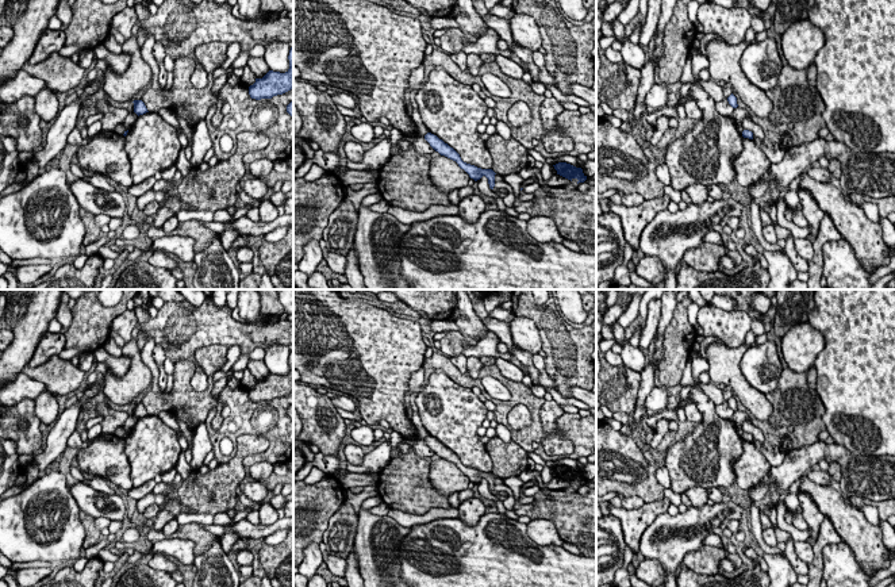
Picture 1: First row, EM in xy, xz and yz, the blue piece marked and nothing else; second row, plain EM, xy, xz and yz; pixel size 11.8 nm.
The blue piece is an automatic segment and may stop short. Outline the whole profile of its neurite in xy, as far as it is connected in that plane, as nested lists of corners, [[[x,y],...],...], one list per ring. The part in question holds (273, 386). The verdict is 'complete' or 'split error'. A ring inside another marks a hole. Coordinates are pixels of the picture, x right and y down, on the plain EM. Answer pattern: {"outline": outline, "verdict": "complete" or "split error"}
{"outline": [[[293,350],[289,353],[289,372],[285,376],[269,373],[262,381],[249,390],[251,402],[272,402],[293,392]]], "verdict": "complete"}

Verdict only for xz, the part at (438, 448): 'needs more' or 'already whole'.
already whole

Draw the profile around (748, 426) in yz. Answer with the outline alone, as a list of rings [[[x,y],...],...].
[[[744,421],[741,423],[741,427],[742,427],[744,433],[749,433],[753,436],[753,441],[758,441],[758,442],[764,444],[765,437],[764,437],[763,431],[757,426],[754,426],[750,421]]]

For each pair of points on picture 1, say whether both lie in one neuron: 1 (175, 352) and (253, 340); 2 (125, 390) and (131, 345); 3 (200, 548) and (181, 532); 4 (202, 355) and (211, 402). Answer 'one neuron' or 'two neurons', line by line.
1: one neuron
2: one neuron
3: one neuron
4: one neuron

